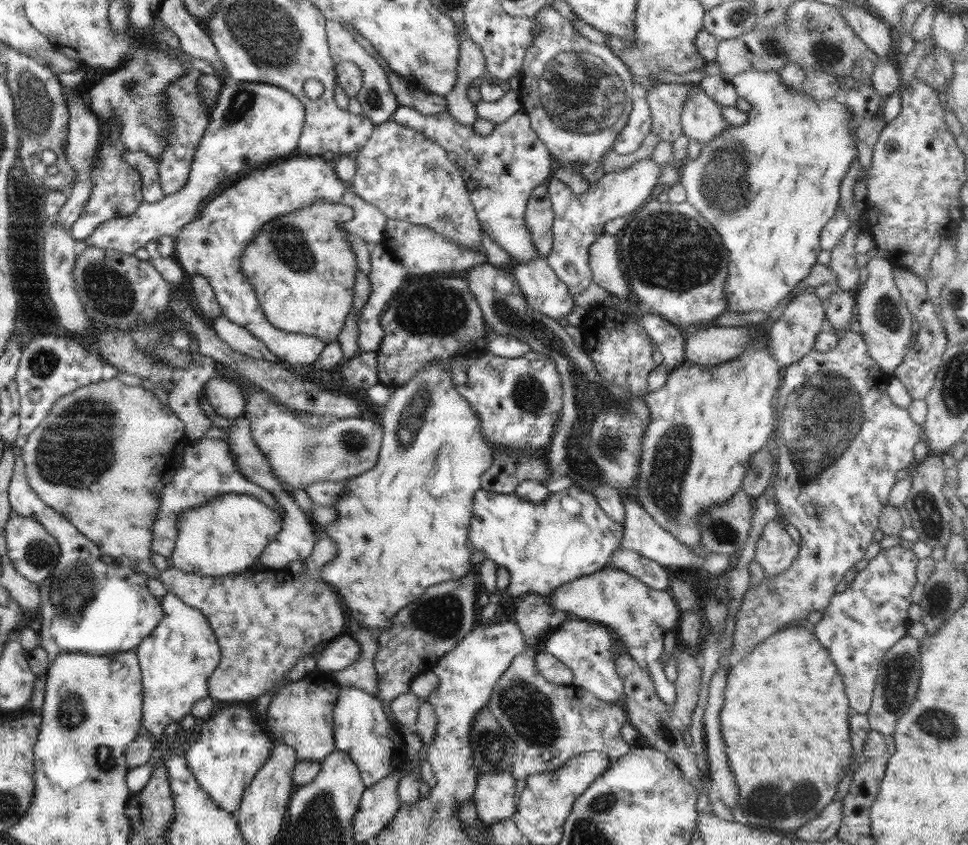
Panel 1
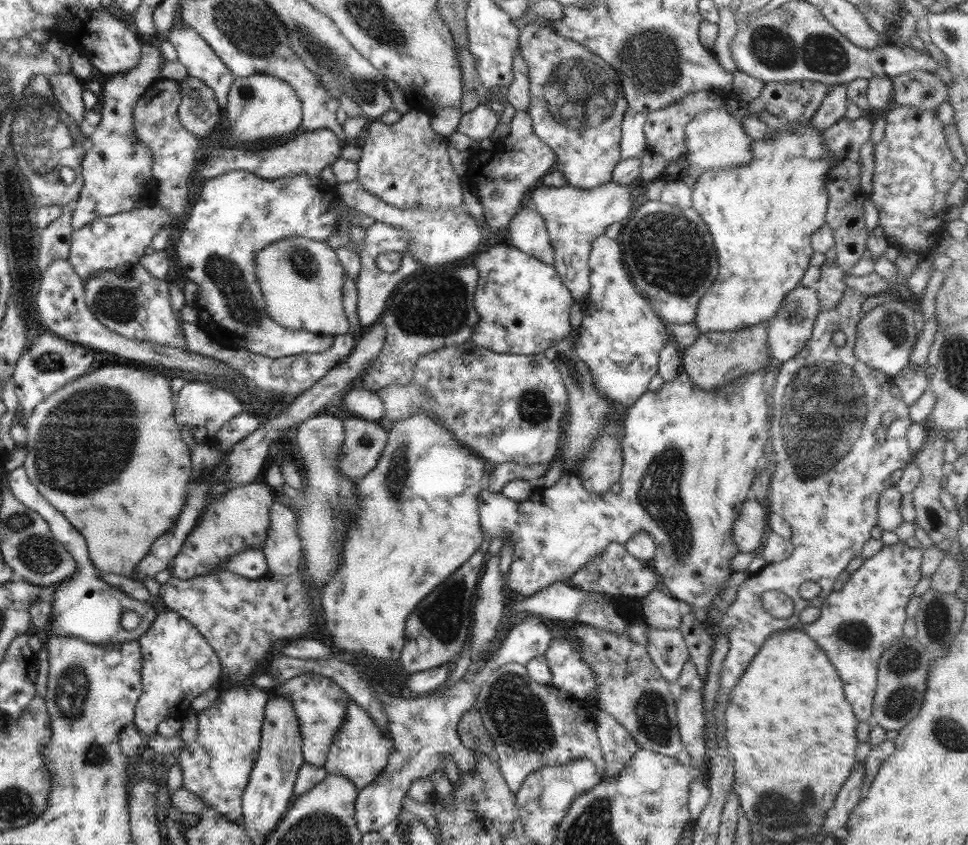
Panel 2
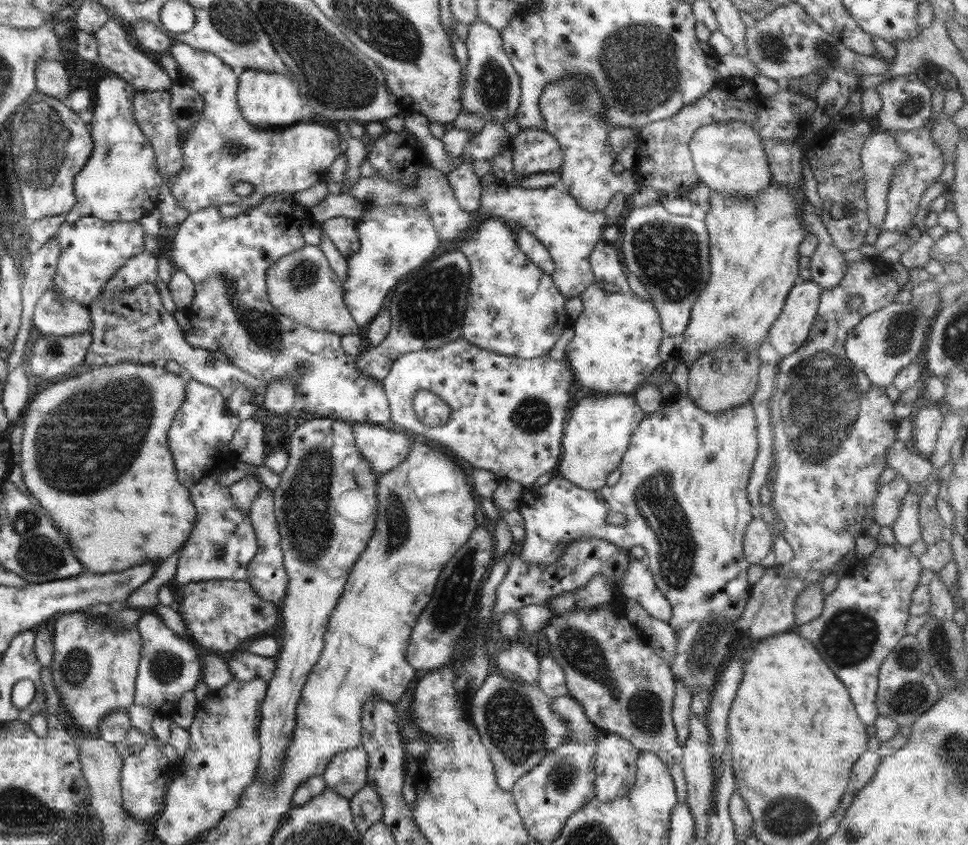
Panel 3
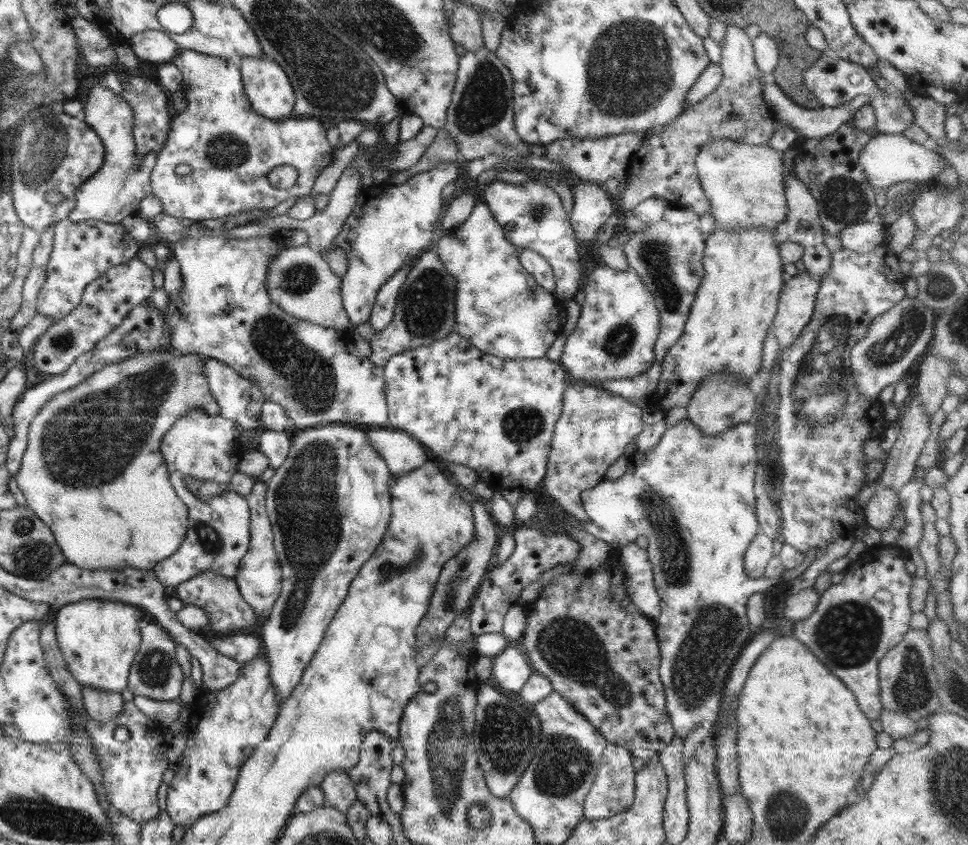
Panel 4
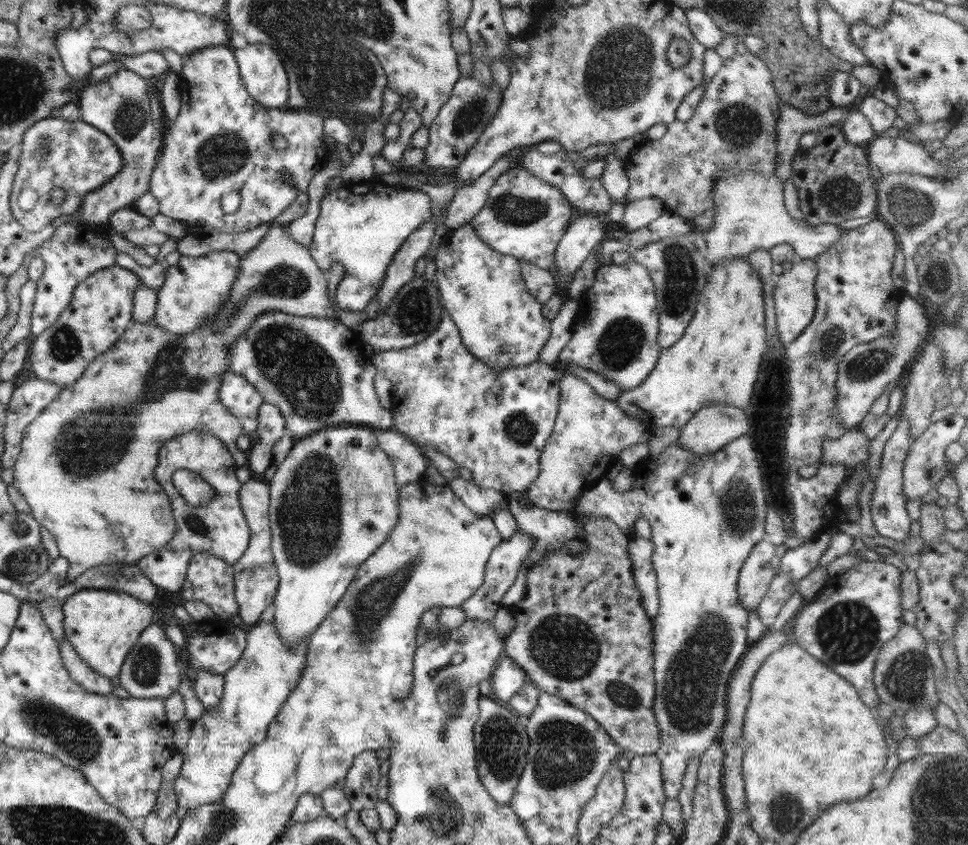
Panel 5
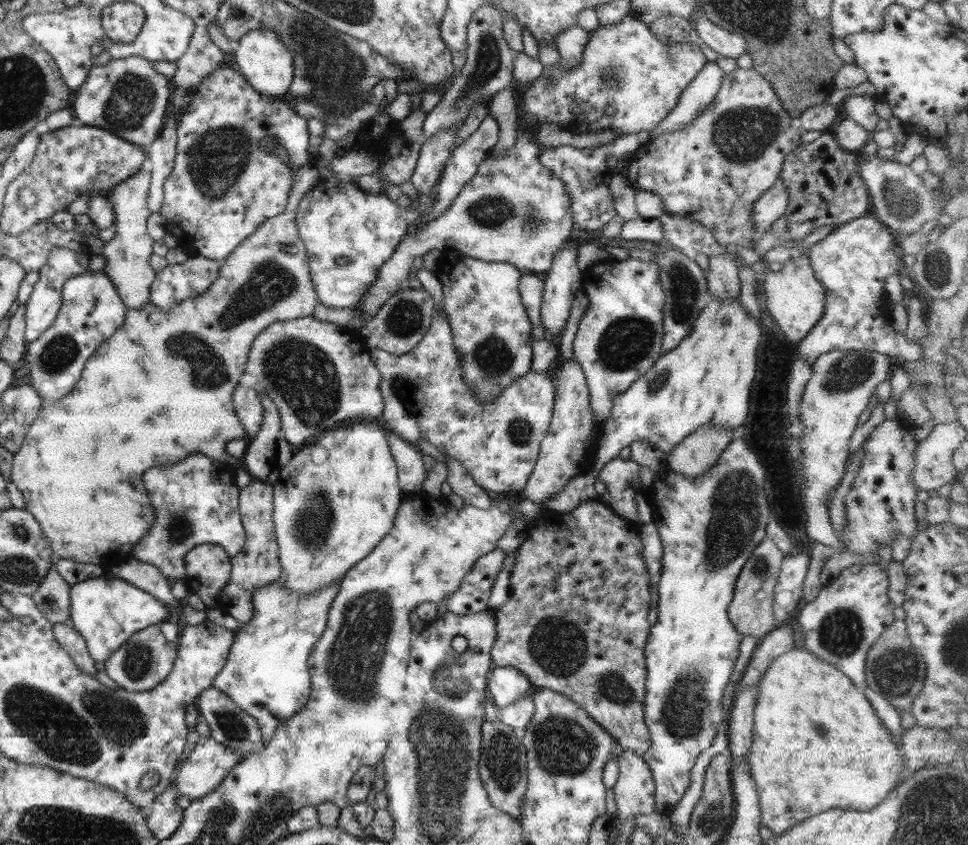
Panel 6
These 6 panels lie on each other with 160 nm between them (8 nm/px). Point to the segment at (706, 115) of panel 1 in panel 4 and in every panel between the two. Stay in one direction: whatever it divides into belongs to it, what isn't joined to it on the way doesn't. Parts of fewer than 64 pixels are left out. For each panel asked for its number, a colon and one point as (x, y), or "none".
2: (715, 140)
3: (728, 157)
4: (743, 184)

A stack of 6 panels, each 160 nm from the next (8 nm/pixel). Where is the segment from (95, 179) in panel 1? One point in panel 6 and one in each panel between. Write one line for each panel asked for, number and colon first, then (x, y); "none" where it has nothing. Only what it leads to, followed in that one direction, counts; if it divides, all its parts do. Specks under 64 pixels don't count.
2: (116, 172)
3: (120, 181)
4: (115, 192)
5: (119, 106)
6: (128, 97)

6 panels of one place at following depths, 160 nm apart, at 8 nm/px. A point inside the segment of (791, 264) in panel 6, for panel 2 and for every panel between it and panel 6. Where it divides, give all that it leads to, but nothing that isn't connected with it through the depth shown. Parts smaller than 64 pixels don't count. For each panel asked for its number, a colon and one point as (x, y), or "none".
2: (789, 330)
3: (791, 328)
4: (796, 302)
5: (794, 297)

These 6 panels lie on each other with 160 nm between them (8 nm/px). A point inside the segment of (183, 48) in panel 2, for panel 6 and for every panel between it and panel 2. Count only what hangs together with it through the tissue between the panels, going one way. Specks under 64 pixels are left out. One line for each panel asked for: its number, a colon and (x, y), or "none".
3: (222, 148)
4: (231, 149)
5: (221, 142)
6: (223, 184)

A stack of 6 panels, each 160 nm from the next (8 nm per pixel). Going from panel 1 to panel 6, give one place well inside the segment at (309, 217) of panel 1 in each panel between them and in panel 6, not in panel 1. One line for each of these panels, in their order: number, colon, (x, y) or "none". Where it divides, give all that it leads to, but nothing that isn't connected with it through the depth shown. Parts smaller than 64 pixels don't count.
2: (302, 280)
3: (302, 285)
4: (299, 281)
5: (160, 385)
6: (188, 359)

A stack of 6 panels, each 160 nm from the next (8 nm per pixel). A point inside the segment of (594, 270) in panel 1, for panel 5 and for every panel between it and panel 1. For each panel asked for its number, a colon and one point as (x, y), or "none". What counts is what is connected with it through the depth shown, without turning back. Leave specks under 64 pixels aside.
2: (620, 337)
3: (614, 351)
4: (614, 339)
5: (616, 334)

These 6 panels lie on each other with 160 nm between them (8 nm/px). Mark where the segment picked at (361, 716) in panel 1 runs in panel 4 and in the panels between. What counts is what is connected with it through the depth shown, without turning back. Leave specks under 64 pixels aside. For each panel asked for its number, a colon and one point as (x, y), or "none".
2: (361, 750)
3: (346, 773)
4: (337, 786)

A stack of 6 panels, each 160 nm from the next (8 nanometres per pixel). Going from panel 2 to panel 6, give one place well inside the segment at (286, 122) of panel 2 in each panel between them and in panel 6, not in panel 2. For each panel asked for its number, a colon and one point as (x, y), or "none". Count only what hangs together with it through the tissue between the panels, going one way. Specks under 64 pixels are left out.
3: (269, 101)
4: (268, 89)
5: (264, 75)
6: (260, 55)

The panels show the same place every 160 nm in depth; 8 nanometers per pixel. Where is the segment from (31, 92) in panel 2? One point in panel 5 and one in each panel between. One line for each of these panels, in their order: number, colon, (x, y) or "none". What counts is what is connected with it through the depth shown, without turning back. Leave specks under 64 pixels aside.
3: (51, 144)
4: (56, 151)
5: (78, 158)

